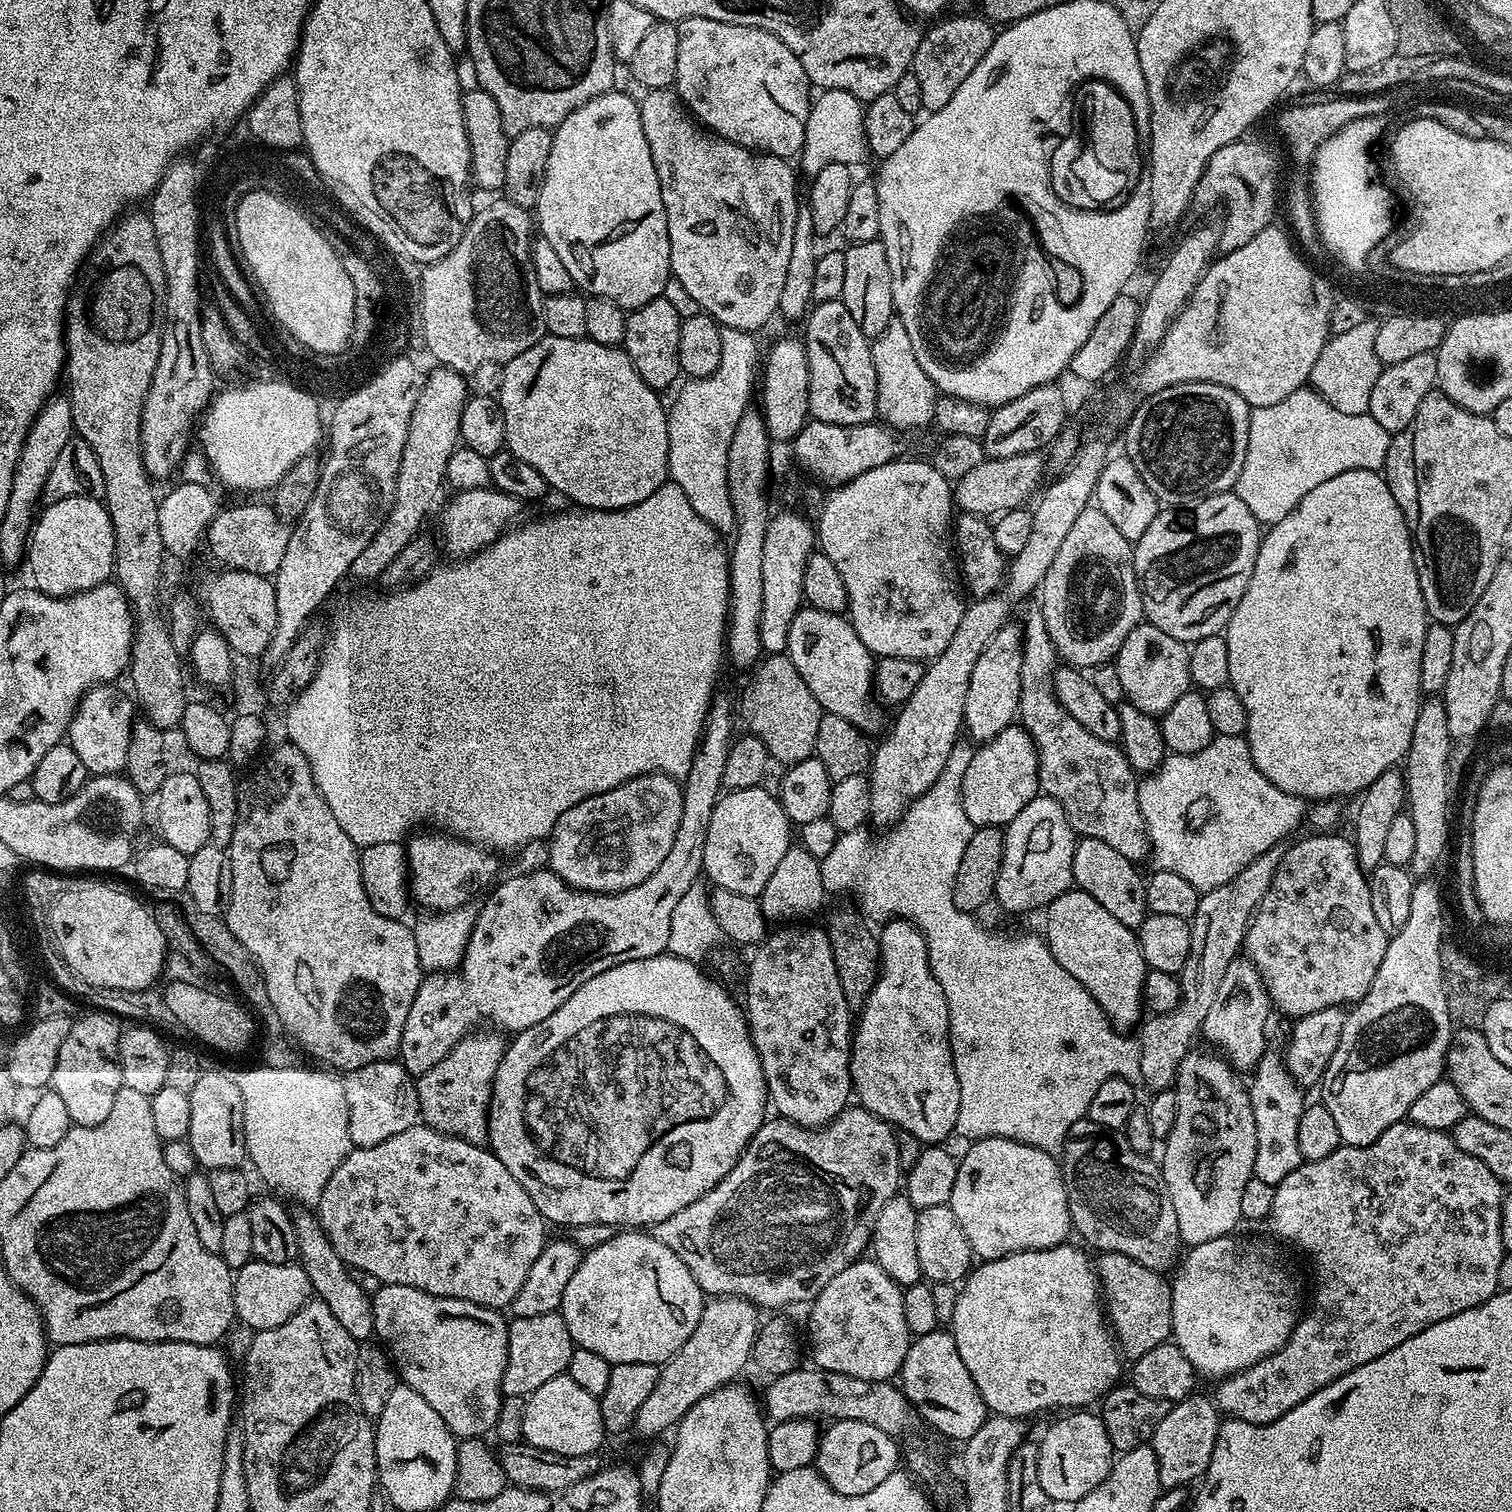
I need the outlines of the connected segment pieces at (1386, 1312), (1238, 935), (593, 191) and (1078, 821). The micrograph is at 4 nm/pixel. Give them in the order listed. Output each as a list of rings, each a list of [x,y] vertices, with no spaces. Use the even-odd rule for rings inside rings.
[[[1401,1122],[1390,1126],[1390,1130],[1383,1132],[1373,1144],[1367,1144],[1365,1148],[1350,1148],[1342,1146],[1334,1150],[1334,1154],[1326,1154],[1321,1160],[1301,1162],[1296,1169],[1286,1178],[1282,1178],[1280,1184],[1275,1185],[1274,1206],[1270,1206],[1267,1227],[1272,1227],[1276,1236],[1289,1240],[1296,1248],[1301,1248],[1308,1255],[1312,1263],[1312,1305],[1308,1313],[1301,1315],[1296,1322],[1296,1328],[1290,1334],[1290,1338],[1274,1354],[1262,1358],[1254,1366],[1250,1366],[1241,1372],[1235,1372],[1233,1376],[1223,1377],[1216,1388],[1214,1403],[1225,1417],[1250,1422],[1251,1424],[1269,1424],[1282,1414],[1294,1410],[1310,1394],[1322,1390],[1330,1382],[1350,1374],[1358,1366],[1366,1366],[1366,1362],[1374,1362],[1374,1358],[1382,1358],[1386,1350],[1394,1350],[1406,1338],[1414,1334],[1422,1334],[1434,1322],[1442,1322],[1442,1318],[1450,1318],[1454,1314],[1462,1314],[1462,1310],[1470,1310],[1490,1297],[1495,1296],[1500,1283],[1498,1282],[1498,1269],[1502,1266],[1502,1258],[1506,1251],[1502,1238],[1502,1218],[1504,1217],[1505,1185],[1492,1173],[1490,1166],[1474,1154],[1466,1154],[1454,1142],[1454,1138],[1448,1132],[1428,1130],[1426,1126],[1418,1126],[1411,1122]]]
[[[1280,846],[1266,850],[1266,854],[1254,858],[1254,862],[1250,862],[1250,866],[1242,870],[1242,874],[1234,874],[1230,882],[1225,882],[1222,886],[1201,895],[1198,910],[1190,921],[1190,954],[1186,954],[1186,966],[1182,966],[1178,974],[1180,1005],[1169,1012],[1149,1015],[1149,1020],[1147,1017],[1138,1028],[1138,1076],[1139,1079],[1144,1079],[1149,1093],[1167,1092],[1175,1085],[1182,1062],[1189,1052],[1193,1051],[1192,1039],[1201,1035],[1206,1013],[1214,1003],[1214,998],[1218,998],[1218,986],[1222,983],[1230,962],[1241,951],[1244,935],[1248,933],[1248,924],[1263,902],[1284,854],[1285,849]]]
[[[619,90],[604,92],[598,98],[578,106],[578,110],[574,110],[561,124],[556,125],[552,132],[550,162],[546,162],[546,174],[534,209],[534,220],[538,225],[539,235],[546,242],[550,242],[550,246],[554,246],[554,251],[558,254],[558,258],[562,258],[566,270],[570,270],[573,285],[581,293],[588,296],[610,298],[610,302],[614,302],[619,308],[625,310],[641,308],[646,306],[646,302],[654,302],[660,296],[665,295],[666,289],[664,287],[667,286],[668,280],[670,284],[670,277],[672,276],[666,206],[662,202],[662,190],[658,182],[658,174],[654,170],[654,158],[650,158],[650,142],[646,142],[646,134],[642,134],[640,105],[635,99],[631,100],[626,93],[619,92]]]
[[[1032,610],[1022,620],[1022,627],[1024,657],[1018,720],[1036,743],[1040,792],[1060,803],[1077,837],[1098,838],[1098,842],[1114,846],[1122,858],[1133,862],[1147,861],[1150,856],[1148,831],[1138,806],[1137,773],[1113,741],[1094,738],[1082,722],[1070,718],[1068,711],[1056,701],[1052,681],[1058,667],[1058,657],[1040,611]]]

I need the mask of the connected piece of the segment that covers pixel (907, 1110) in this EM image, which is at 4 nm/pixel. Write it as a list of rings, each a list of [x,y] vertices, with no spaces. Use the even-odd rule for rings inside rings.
[[[892,918],[883,925],[880,932],[880,977],[876,980],[876,985],[871,985],[870,991],[864,997],[864,1003],[859,1009],[859,1022],[855,1025],[851,1037],[851,1060],[849,1062],[849,1074],[852,1076],[852,1086],[854,1089],[855,1099],[859,1107],[864,1108],[867,1112],[873,1112],[875,1116],[880,1116],[887,1120],[889,1124],[895,1126],[901,1132],[914,1134],[921,1145],[936,1146],[949,1135],[950,1137],[956,1131],[956,1119],[958,1118],[958,1074],[954,1070],[952,1061],[952,1047],[948,1041],[948,996],[942,990],[938,978],[934,978],[932,968],[928,964],[928,943],[924,940],[924,934],[916,929],[915,924],[910,920],[903,918]]]

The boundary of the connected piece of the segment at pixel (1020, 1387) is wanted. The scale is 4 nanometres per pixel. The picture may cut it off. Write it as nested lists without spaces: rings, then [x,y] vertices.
[[[1065,1242],[1053,1248],[1015,1252],[997,1260],[985,1260],[977,1263],[963,1281],[956,1297],[950,1331],[958,1346],[958,1354],[962,1354],[962,1362],[966,1362],[966,1370],[970,1370],[970,1378],[974,1378],[989,1413],[1027,1418],[1026,1416],[1032,1416],[1035,1412],[1046,1412],[1050,1408],[1084,1410],[1095,1405],[1108,1389],[1117,1387],[1118,1381],[1121,1379],[1119,1376],[1122,1356],[1118,1351],[1113,1333],[1106,1323],[1106,1313],[1102,1307],[1102,1289],[1096,1278],[1093,1261],[1091,1259],[1088,1261],[1087,1254],[1083,1252],[1085,1249],[1080,1248],[1075,1248],[1072,1242]]]

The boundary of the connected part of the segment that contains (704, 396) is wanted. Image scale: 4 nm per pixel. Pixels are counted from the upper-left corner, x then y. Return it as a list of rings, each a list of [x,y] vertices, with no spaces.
[[[721,327],[720,333],[722,362],[718,362],[718,370],[706,378],[689,379],[667,409],[668,474],[671,483],[682,486],[690,498],[690,506],[694,506],[695,512],[706,518],[716,532],[732,534],[736,524],[727,482],[727,455],[739,419],[750,408],[748,399],[754,396],[752,382],[755,378],[757,381],[762,352],[756,346],[757,337],[753,333],[725,327]]]

